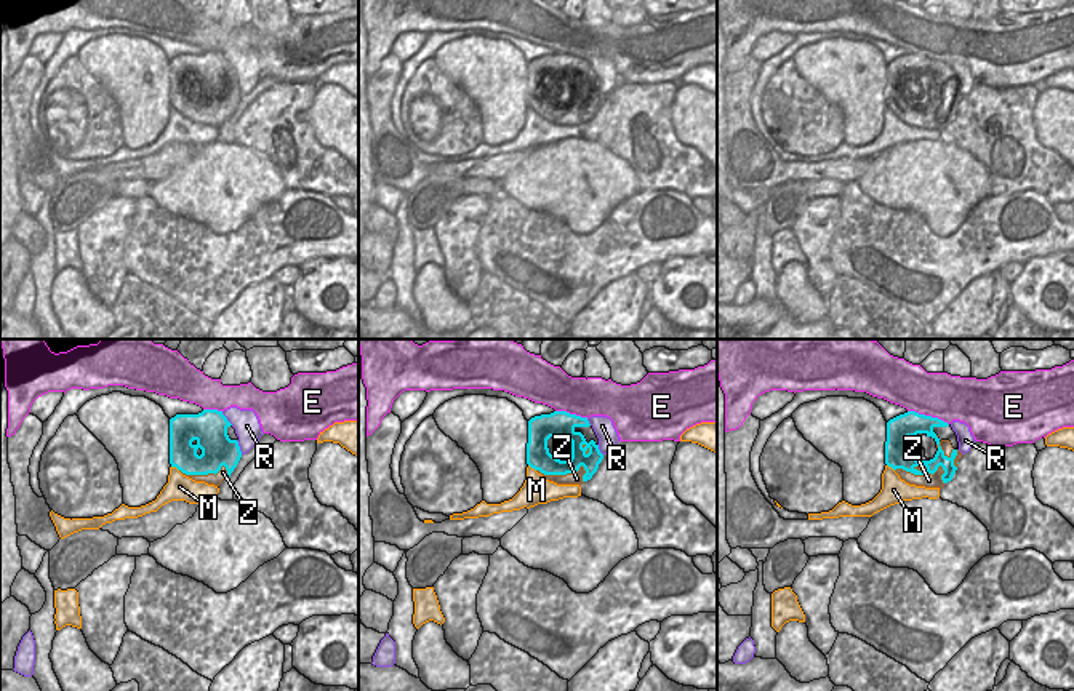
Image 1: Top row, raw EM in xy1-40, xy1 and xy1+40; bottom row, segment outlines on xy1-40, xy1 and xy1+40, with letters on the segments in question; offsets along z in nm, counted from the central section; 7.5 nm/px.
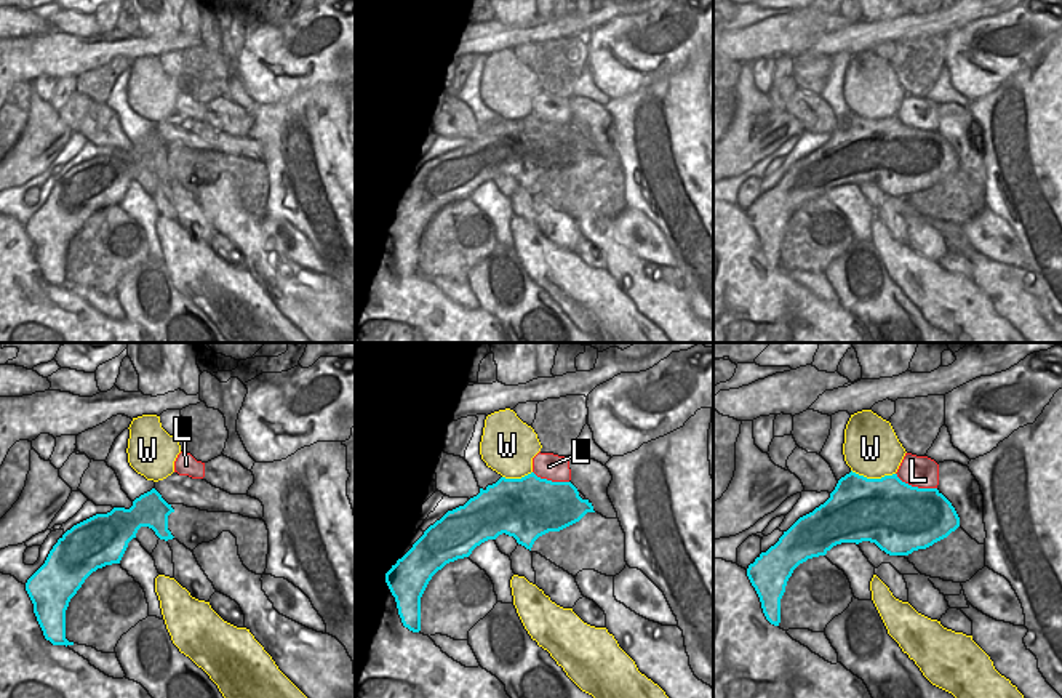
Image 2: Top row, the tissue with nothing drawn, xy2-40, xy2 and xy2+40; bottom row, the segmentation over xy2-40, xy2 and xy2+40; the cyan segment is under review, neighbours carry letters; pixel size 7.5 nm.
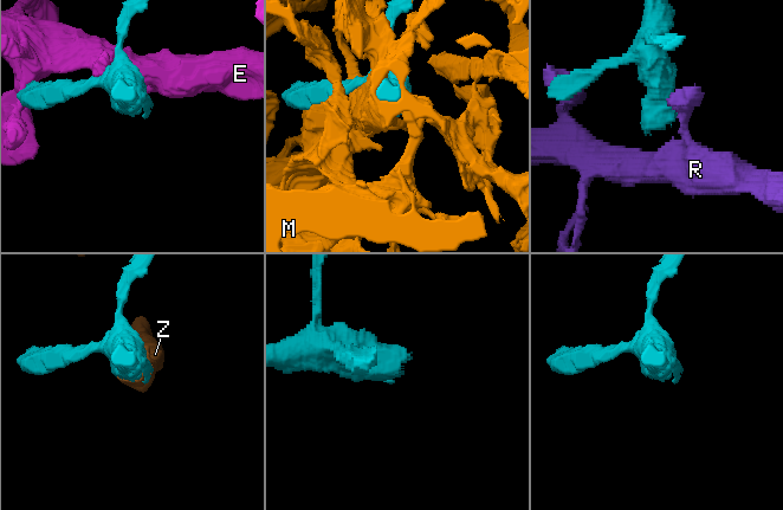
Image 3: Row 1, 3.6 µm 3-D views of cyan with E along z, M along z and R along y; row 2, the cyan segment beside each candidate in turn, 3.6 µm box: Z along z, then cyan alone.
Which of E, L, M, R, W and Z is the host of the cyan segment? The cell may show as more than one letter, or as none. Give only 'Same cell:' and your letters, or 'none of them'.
Same cell: Z

